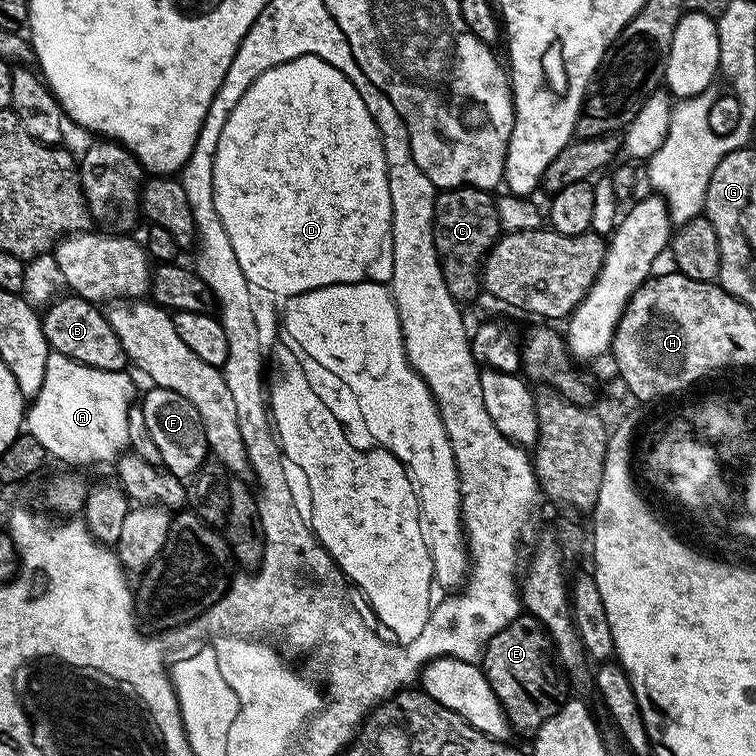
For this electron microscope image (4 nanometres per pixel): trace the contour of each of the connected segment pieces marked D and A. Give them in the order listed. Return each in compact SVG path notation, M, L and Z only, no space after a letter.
M299 56L290 62L282 62L258 74L258 78L254 78L250 90L246 90L246 94L242 94L234 110L230 110L230 118L226 118L226 126L222 126L222 134L218 137L218 146L214 154L214 198L212 201L218 210L218 218L222 218L222 226L226 226L230 246L234 246L238 266L242 266L242 274L246 274L249 285L262 286L272 291L277 298L297 296L303 292L318 290L322 286L353 284L359 280L391 281L392 207L390 206L390 182L382 138L354 82L350 82L350 78L342 74L342 70L330 66L330 62L322 62L322 58Z
M49 351L42 389L26 412L27 433L40 441L49 457L68 462L72 466L115 461L129 447L129 410L133 403L134 384L128 375L127 371L98 370Z

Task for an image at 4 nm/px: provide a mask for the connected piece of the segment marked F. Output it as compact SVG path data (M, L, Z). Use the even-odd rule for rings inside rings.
M149 387L142 407L146 414L146 427L150 430L150 438L154 438L154 446L158 446L160 464L172 474L187 478L192 476L209 459L208 435L204 429L202 418L182 394L169 388Z

